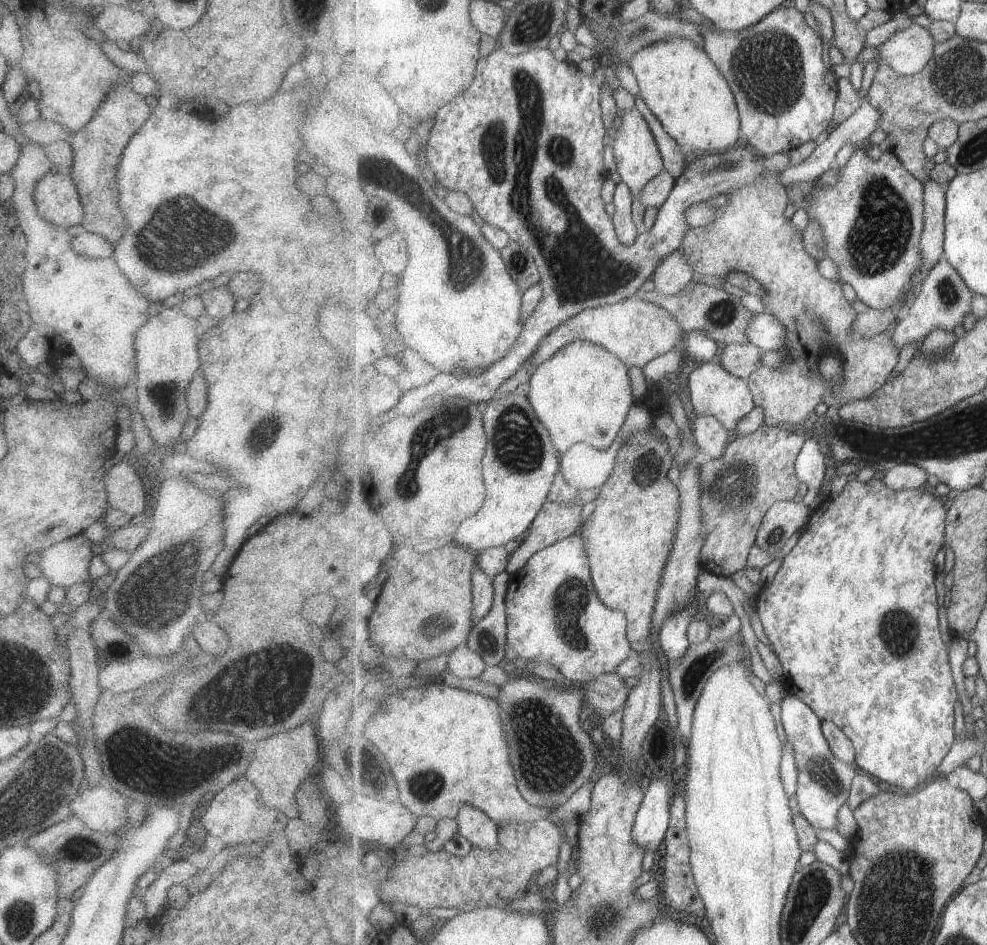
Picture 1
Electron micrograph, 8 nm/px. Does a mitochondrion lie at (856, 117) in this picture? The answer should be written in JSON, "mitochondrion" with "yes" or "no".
{"mitochondrion":"no"}

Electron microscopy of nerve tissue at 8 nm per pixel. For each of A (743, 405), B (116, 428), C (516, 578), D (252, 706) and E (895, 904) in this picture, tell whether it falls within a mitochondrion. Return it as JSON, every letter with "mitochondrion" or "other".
{"A":"other","B":"other","C":"other","D":"mitochondrion","E":"mitochondrion"}

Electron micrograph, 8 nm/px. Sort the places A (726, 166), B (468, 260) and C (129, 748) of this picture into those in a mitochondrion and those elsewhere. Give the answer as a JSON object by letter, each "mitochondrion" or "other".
{"A":"mitochondrion","B":"mitochondrion","C":"mitochondrion"}

